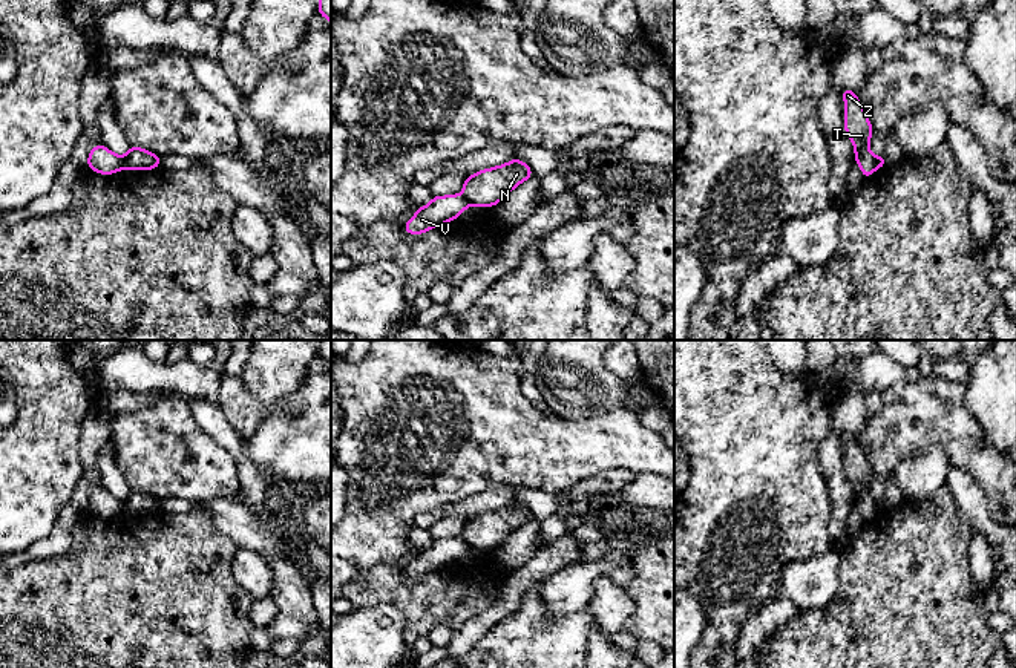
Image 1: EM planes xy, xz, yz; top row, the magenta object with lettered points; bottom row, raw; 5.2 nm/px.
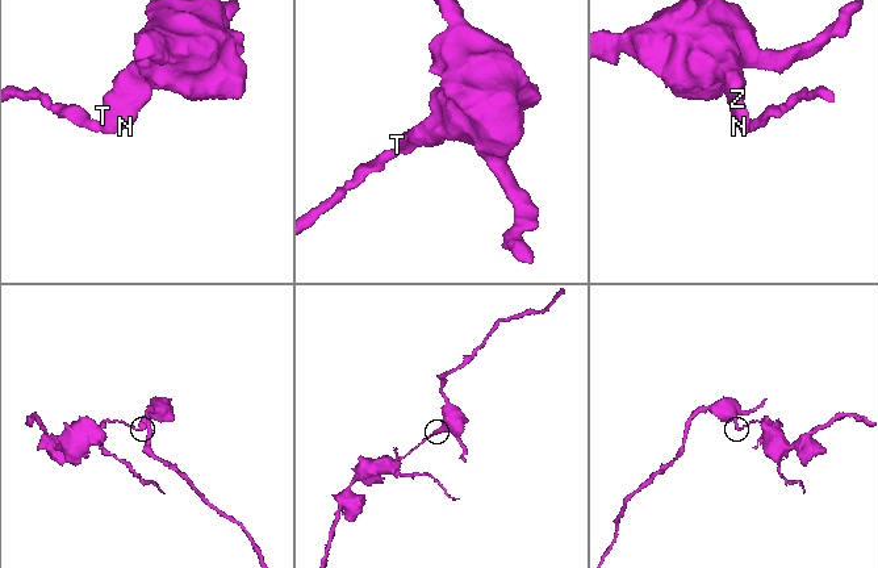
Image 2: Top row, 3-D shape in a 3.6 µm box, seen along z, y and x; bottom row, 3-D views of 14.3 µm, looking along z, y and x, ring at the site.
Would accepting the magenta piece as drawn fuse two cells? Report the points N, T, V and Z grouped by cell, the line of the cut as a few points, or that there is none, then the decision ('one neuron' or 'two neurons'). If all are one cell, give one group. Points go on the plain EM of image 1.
N T Z / V | xy (121, 500), (123, 510) | two neurons

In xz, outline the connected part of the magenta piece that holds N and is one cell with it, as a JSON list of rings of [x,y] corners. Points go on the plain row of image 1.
[[[515,501],[503,509],[484,512],[467,519],[463,527],[463,539],[470,548],[493,550],[532,519],[532,512]]]

